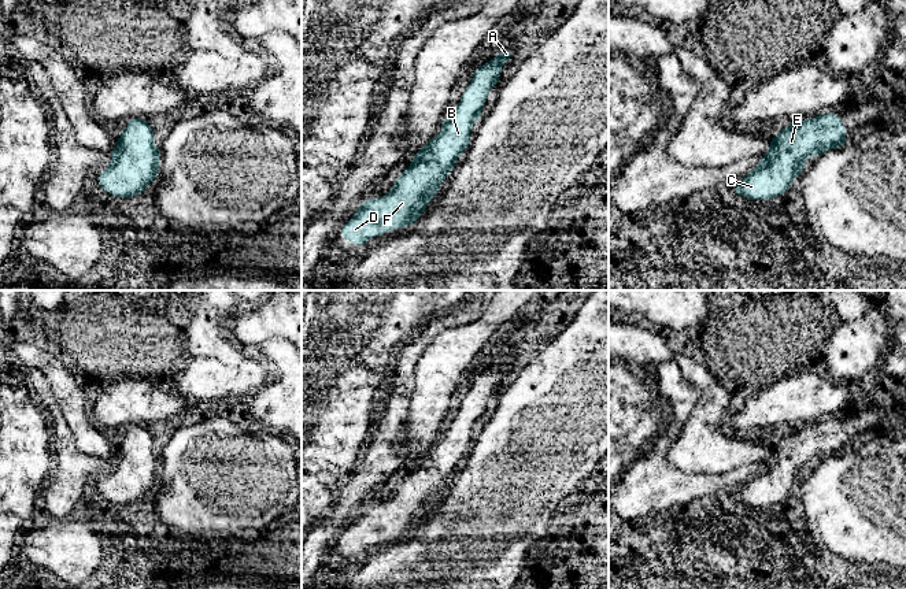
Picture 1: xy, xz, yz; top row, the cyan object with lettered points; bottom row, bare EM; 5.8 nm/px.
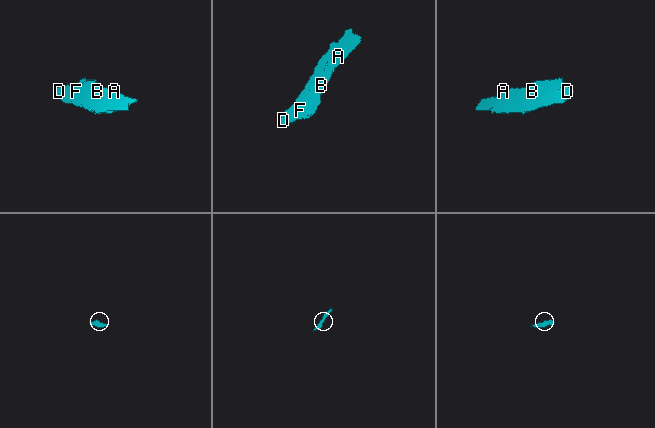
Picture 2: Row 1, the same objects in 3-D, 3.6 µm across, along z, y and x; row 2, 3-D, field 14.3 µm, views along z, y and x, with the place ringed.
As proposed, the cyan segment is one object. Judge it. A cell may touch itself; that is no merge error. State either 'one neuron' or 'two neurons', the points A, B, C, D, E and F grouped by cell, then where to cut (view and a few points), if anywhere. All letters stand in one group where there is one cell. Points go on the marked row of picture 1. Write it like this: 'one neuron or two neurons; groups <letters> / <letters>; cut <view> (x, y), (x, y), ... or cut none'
one neuron; groups A B C D E F; cut none

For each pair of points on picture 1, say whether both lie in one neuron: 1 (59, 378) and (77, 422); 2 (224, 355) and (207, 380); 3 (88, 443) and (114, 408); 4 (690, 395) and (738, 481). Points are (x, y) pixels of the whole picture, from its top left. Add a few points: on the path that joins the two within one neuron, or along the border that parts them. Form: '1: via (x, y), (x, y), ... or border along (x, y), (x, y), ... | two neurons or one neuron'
1: via (66, 389), (77, 411) | one neuron
2: border along (192, 356), (211, 356), (228, 365), (243, 362) | two neurons
3: border along (91, 406), (93, 418) | two neurons
4: via (672, 432), (661, 465), (701, 484) | one neuron

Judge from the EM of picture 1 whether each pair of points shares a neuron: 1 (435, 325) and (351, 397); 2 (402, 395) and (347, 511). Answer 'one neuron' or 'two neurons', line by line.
1: two neurons
2: one neuron

